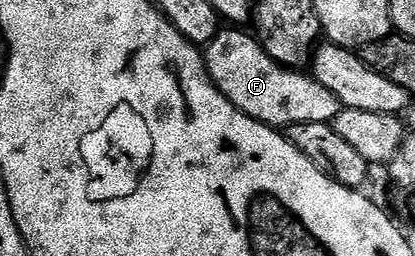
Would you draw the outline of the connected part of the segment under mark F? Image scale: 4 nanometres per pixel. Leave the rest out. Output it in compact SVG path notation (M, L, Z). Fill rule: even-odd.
M223 27L215 34L215 38L205 47L205 60L207 70L213 79L213 83L245 115L257 119L262 125L270 125L280 131L286 130L288 125L297 123L331 123L339 114L341 108L337 95L329 91L329 87L323 87L315 81L314 76L306 72L292 69L283 65L275 58L270 57L263 49L263 44L250 32L242 33L239 27Z

